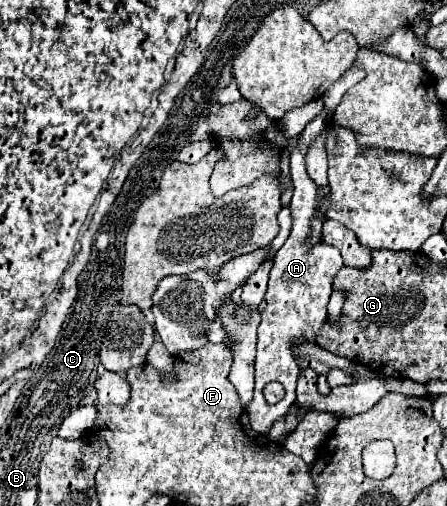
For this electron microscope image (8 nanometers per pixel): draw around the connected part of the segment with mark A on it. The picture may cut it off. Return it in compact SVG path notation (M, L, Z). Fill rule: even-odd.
M323 107L323 111L313 117L299 135L301 149L291 153L291 181L293 181L293 199L291 199L291 213L293 213L293 229L285 245L277 251L273 259L273 267L269 273L269 287L265 293L267 307L261 311L261 325L257 329L257 359L255 359L255 393L251 403L247 405L247 415L251 421L253 431L267 433L275 419L283 417L295 401L295 383L299 377L299 367L291 355L291 347L295 341L308 340L315 342L325 319L327 319L327 301L333 293L331 283L333 275L343 267L341 253L337 247L325 247L325 243L317 243L317 247L309 247L307 237L311 231L313 213L319 211L325 217L325 207L329 199L325 197L321 203L317 201L317 185L309 179L305 171L305 153L311 141L323 131L327 121L331 119L333 111ZM271 381L279 381L285 387L285 397L277 405L269 405L263 397L263 387Z

